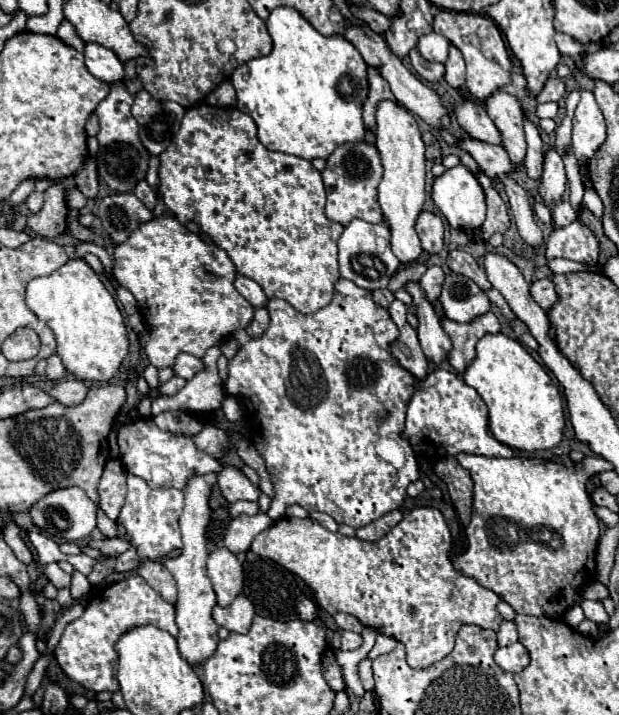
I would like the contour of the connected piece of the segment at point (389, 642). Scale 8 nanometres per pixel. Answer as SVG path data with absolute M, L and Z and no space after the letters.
M378 632L378 634L376 634L376 644L374 644L374 648L368 652L368 658L374 660L374 658L380 656L380 654L388 654L390 650L396 648L396 644L398 644L398 642L396 642L392 636L386 636L386 634Z

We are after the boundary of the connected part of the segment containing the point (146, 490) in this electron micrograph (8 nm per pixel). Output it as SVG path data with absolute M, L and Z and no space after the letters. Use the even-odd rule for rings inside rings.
M128 476L128 494L126 494L126 504L120 510L118 524L122 524L130 536L130 544L138 550L140 558L154 558L158 560L160 556L170 554L172 550L180 550L180 528L178 528L178 518L182 514L184 498L182 492L176 488L150 488L142 478L138 476Z

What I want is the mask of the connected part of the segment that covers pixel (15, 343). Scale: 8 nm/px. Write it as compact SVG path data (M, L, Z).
M18 328L4 344L4 354L10 360L28 360L38 354L38 336L30 328Z

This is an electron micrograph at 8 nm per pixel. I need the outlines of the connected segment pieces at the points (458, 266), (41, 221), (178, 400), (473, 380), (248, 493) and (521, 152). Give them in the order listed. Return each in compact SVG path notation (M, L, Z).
M452 248L448 258L446 258L446 264L452 272L458 272L458 274L464 274L468 276L470 280L474 280L482 290L490 290L492 284L488 282L486 274L480 270L478 262L466 252L466 250L460 250L460 248Z
M54 184L46 190L44 206L40 208L40 212L30 214L26 218L26 224L38 236L52 240L66 232L66 212L66 194L62 192L62 188L58 188L58 184Z
M218 345L210 347L204 354L206 372L198 372L198 376L188 380L186 386L174 396L156 396L151 405L151 415L158 416L166 410L180 410L188 414L210 414L218 410L224 400L224 384L216 370L220 354Z
M486 334L476 344L476 358L462 374L488 408L488 428L492 436L518 450L548 450L562 440L564 404L560 390L548 372L514 338L504 334Z
M234 466L222 468L222 472L218 474L218 488L230 504L238 500L256 502L260 496L260 490Z
M496 90L486 98L484 104L490 120L502 132L502 140L504 140L502 146L506 148L506 152L510 152L510 160L514 160L514 164L518 164L520 168L526 156L526 140L522 128L524 114L520 102L512 94L504 90Z

